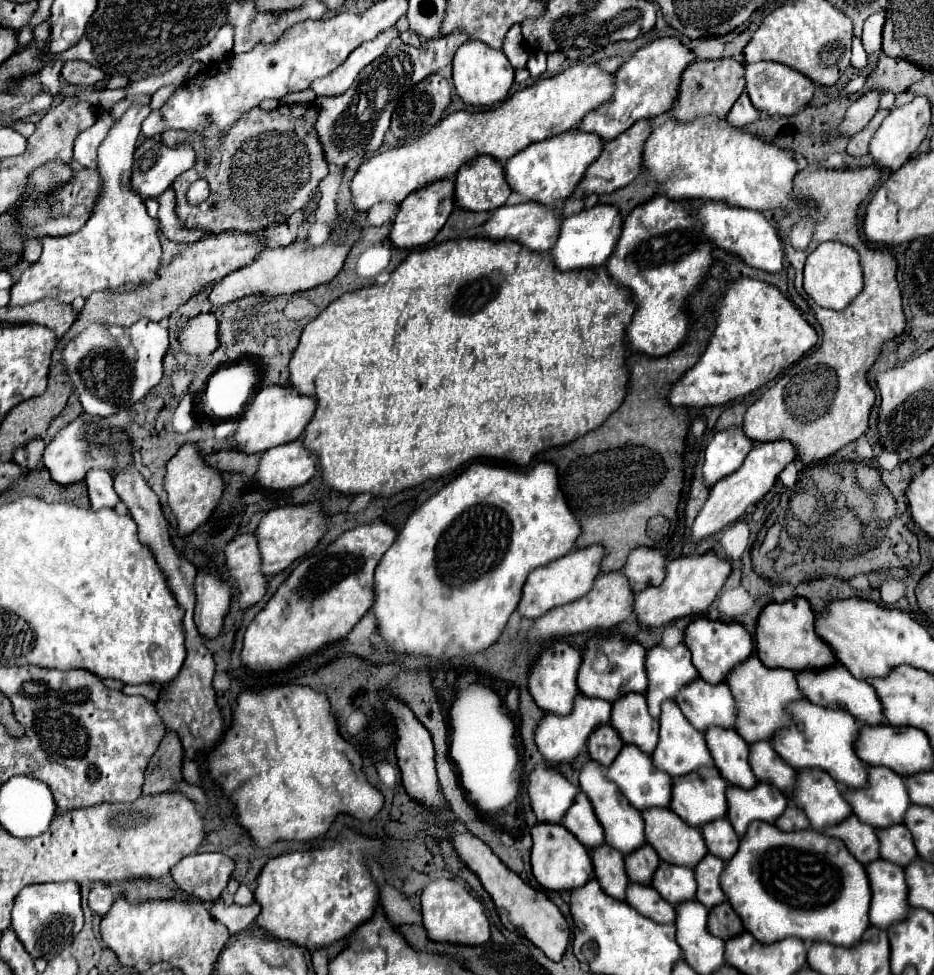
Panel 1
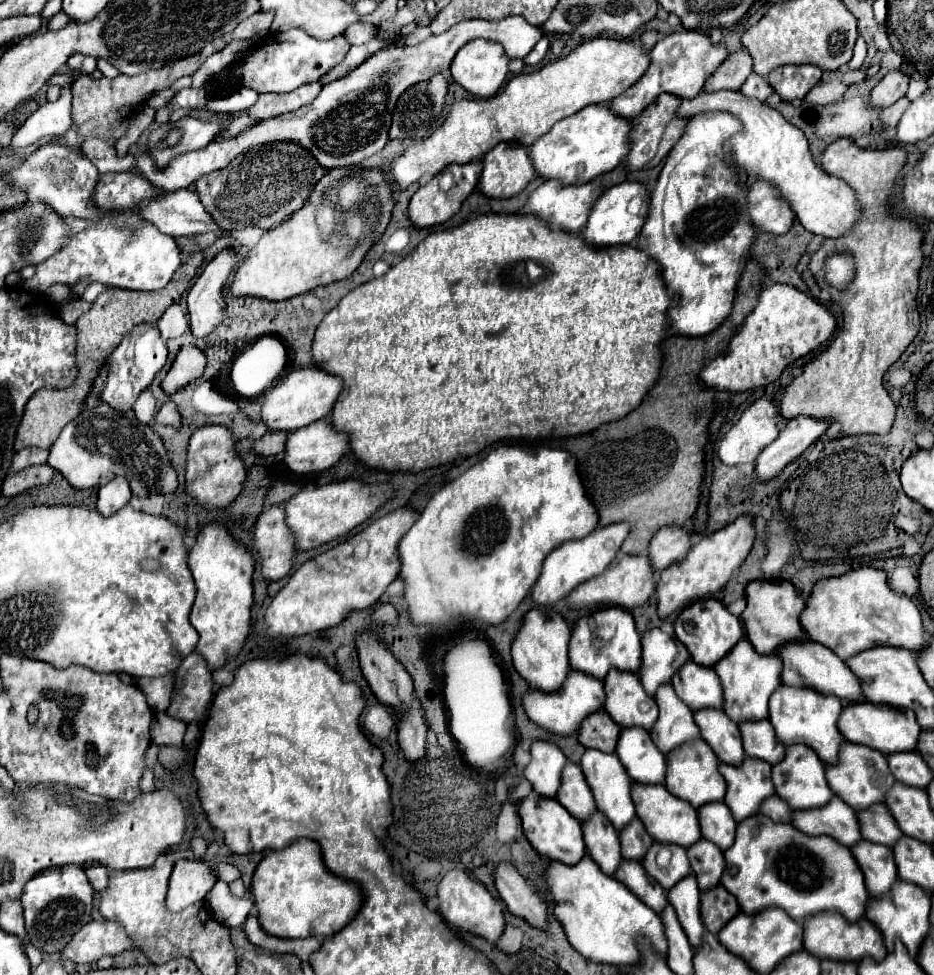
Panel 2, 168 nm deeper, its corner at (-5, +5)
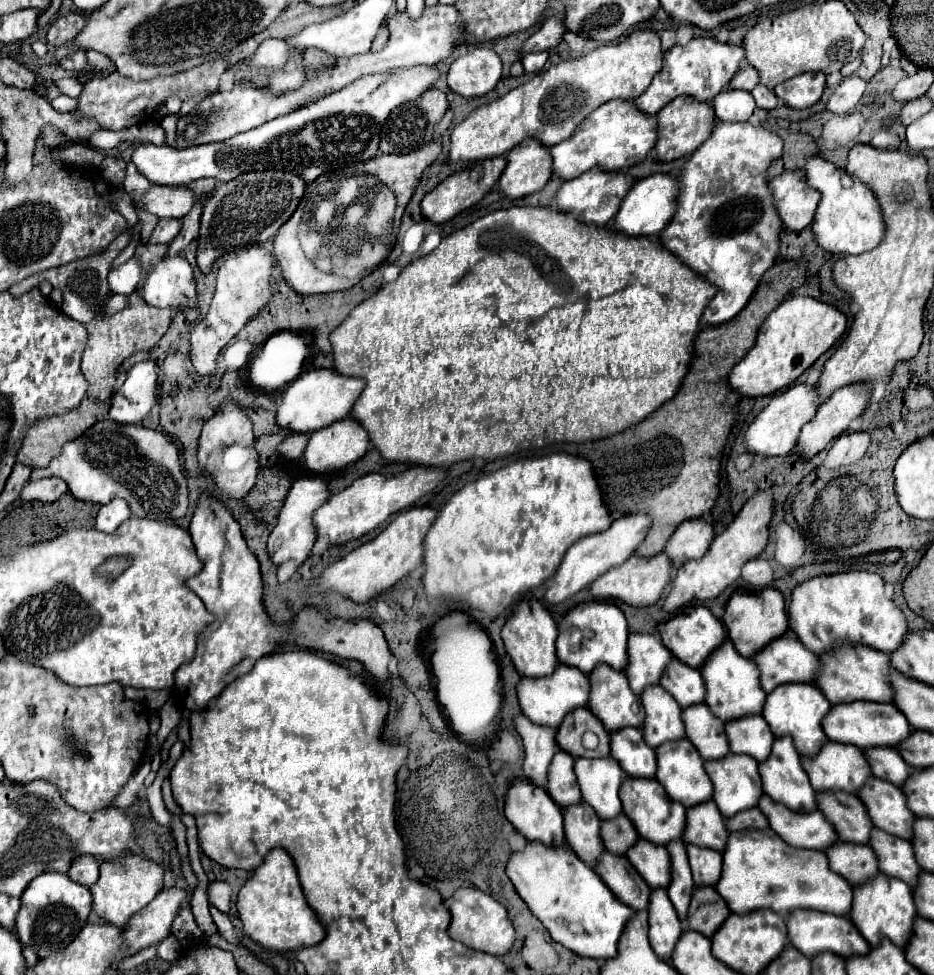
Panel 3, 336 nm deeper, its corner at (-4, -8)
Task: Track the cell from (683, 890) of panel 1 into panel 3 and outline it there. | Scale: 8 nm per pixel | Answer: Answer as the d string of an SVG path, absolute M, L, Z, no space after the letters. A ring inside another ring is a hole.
M640 838L640 842L630 850L630 856L626 856L638 874L650 884L652 890L656 888L668 888L672 880L672 862L666 848L658 848L656 844L650 844Z

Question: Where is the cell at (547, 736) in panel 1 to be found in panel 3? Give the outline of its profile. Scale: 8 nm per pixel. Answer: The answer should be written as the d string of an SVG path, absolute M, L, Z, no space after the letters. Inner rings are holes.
M558 664L556 676L550 676L550 680L520 680L518 684L518 702L524 712L534 724L560 728L564 716L576 708L588 706L590 700L590 682L588 676L582 676L582 672L574 672L574 668L566 668L564 664Z

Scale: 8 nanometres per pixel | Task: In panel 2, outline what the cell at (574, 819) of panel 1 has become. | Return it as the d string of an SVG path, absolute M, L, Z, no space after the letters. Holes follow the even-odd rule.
M567 761L567 767L563 769L563 783L559 785L557 801L579 821L585 821L597 809L583 771L573 761Z

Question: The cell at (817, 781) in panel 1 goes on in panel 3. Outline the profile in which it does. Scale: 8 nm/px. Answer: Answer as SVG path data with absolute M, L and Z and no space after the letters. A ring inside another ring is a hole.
M790 736L774 742L774 756L770 756L770 760L766 760L766 764L760 764L760 772L762 772L764 794L768 794L776 804L782 804L788 810L798 812L798 814L816 810L816 792L808 780L806 770L802 768L802 758L800 758L798 750L794 748L794 742L790 740Z

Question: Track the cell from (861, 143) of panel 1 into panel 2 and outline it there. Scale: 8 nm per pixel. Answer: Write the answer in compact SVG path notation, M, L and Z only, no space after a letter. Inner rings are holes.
M901 97L901 99L899 99L897 103L893 103L891 107L885 107L885 109L881 111L881 125L883 125L883 127L895 127L909 105L911 105L911 101L909 101L907 97Z

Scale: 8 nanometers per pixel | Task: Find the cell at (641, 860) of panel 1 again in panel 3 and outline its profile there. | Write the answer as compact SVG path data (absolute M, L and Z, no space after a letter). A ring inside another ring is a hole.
M622 814L610 824L602 822L602 840L606 840L606 850L616 856L626 856L626 852L638 842L638 832L634 824Z

